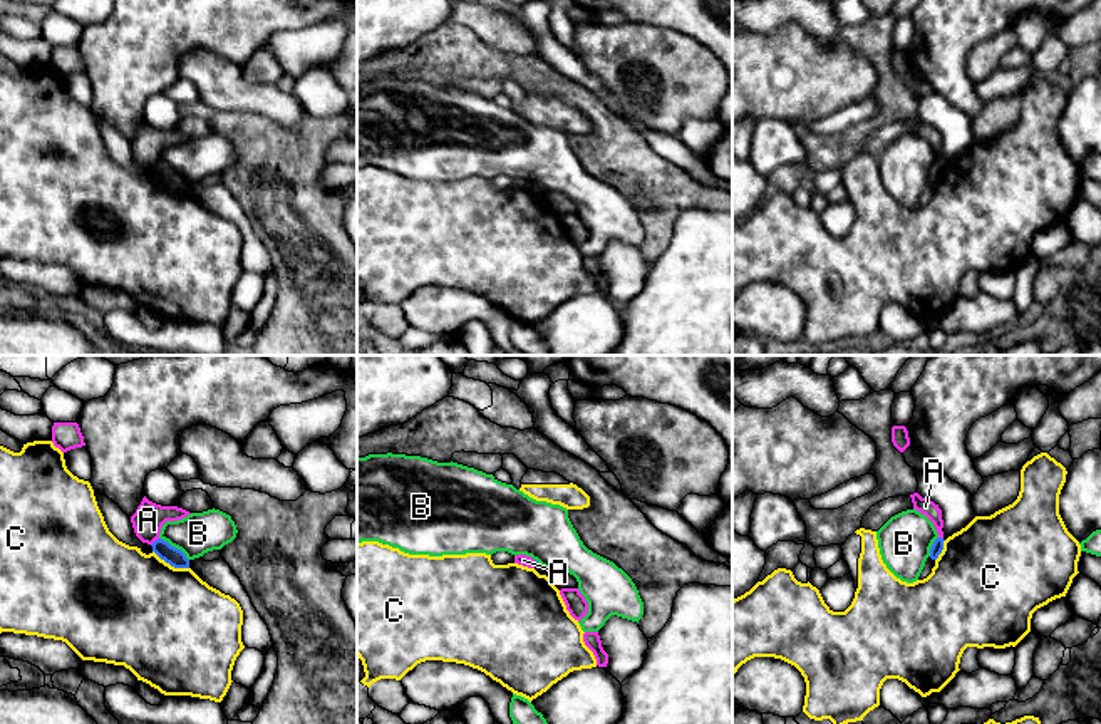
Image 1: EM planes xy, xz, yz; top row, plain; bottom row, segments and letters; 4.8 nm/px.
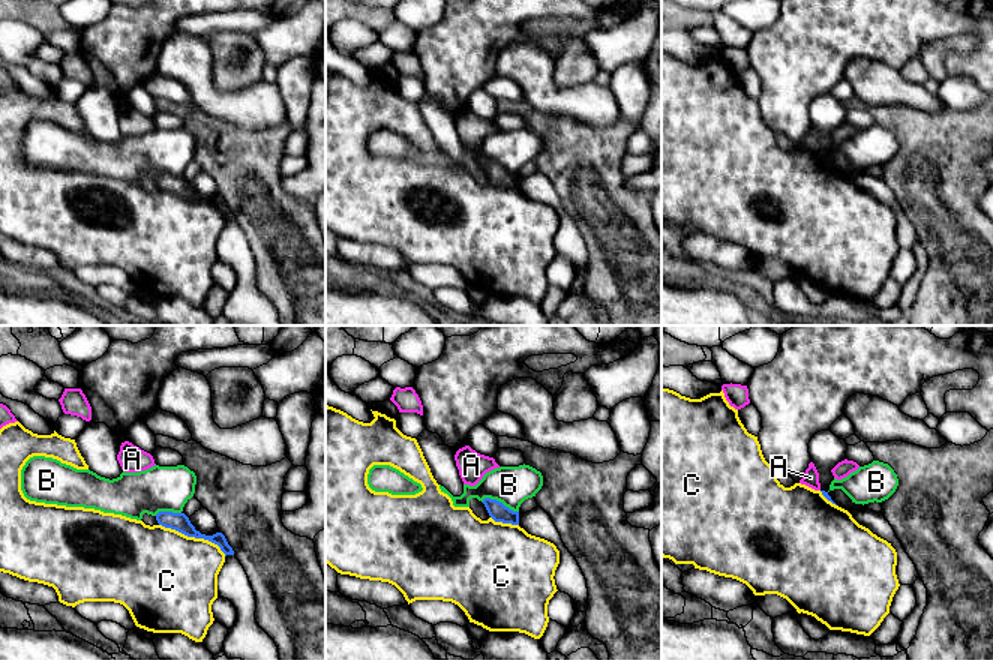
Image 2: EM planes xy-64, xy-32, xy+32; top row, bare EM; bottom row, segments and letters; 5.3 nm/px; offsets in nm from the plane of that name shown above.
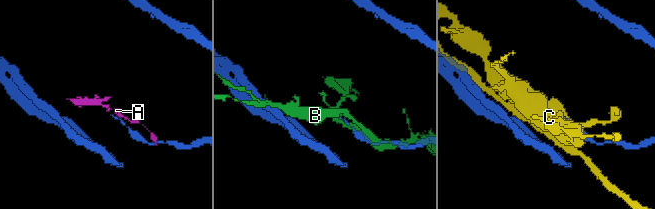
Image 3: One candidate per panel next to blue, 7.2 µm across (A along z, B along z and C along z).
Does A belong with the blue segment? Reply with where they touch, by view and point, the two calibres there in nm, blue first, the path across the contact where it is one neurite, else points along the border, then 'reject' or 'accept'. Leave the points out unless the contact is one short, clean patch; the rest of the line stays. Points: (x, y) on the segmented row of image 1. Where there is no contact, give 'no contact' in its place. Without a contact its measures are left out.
meets blue in xy at (155, 542); 90 nm thick on the blue side, 150 nm on the other; border along xy (160, 538), (151, 545); reject

